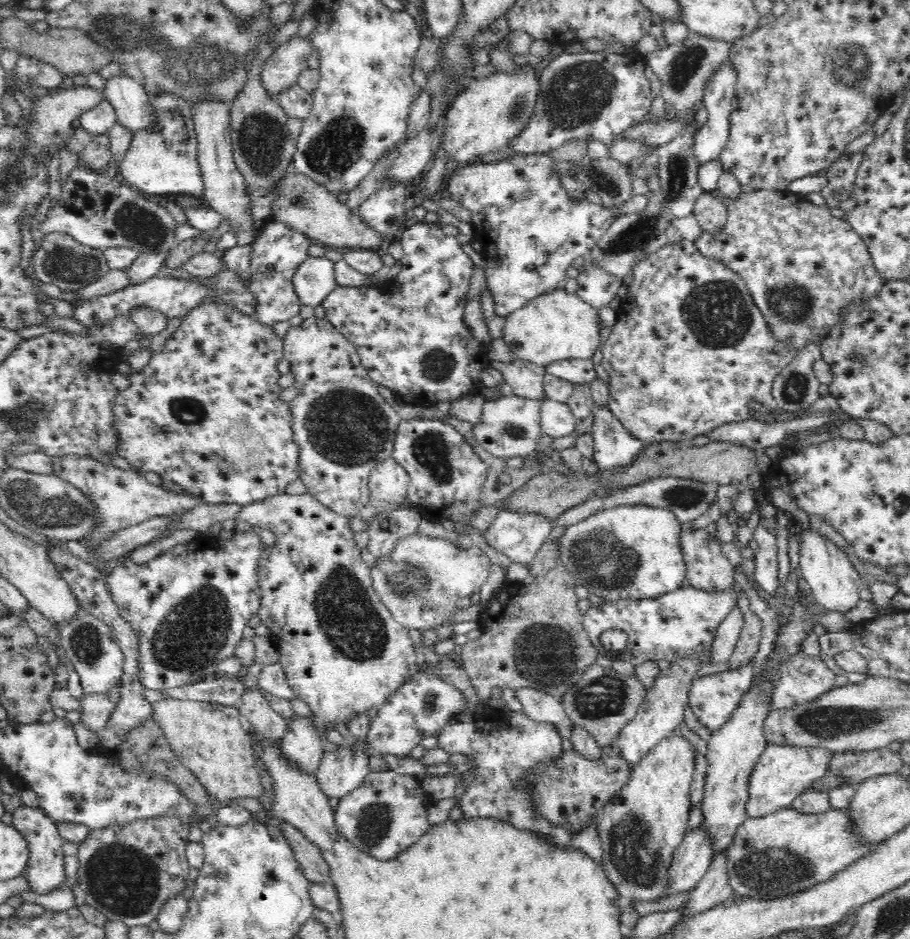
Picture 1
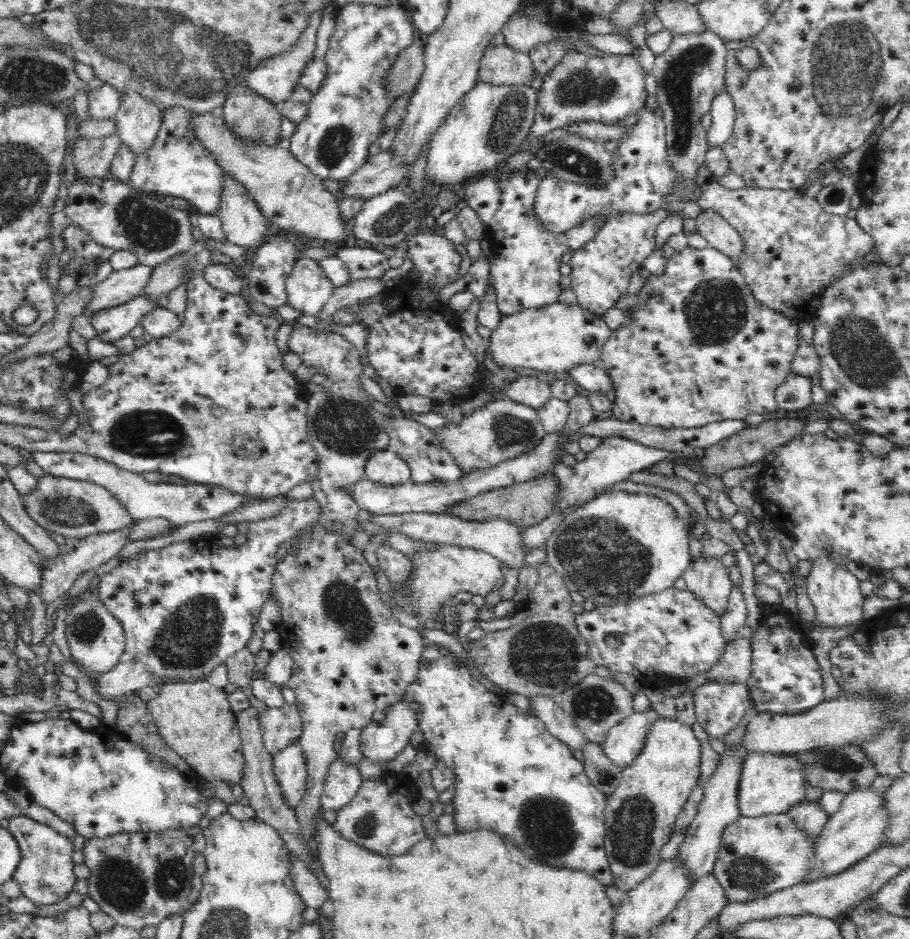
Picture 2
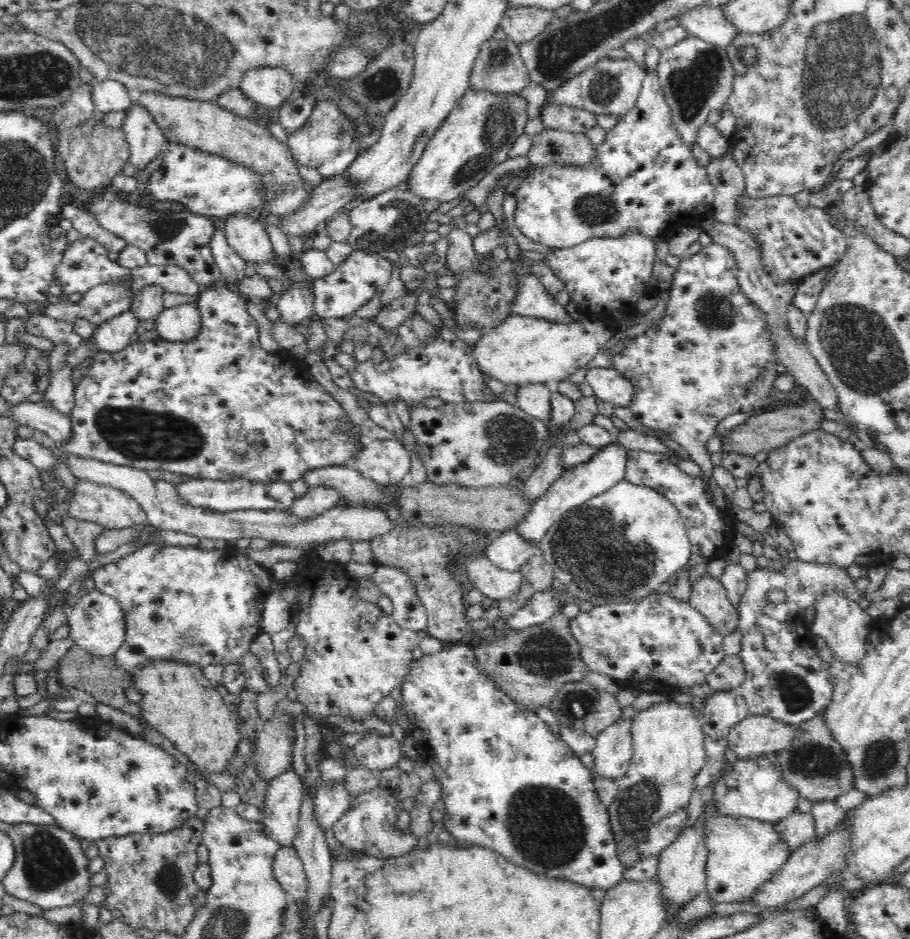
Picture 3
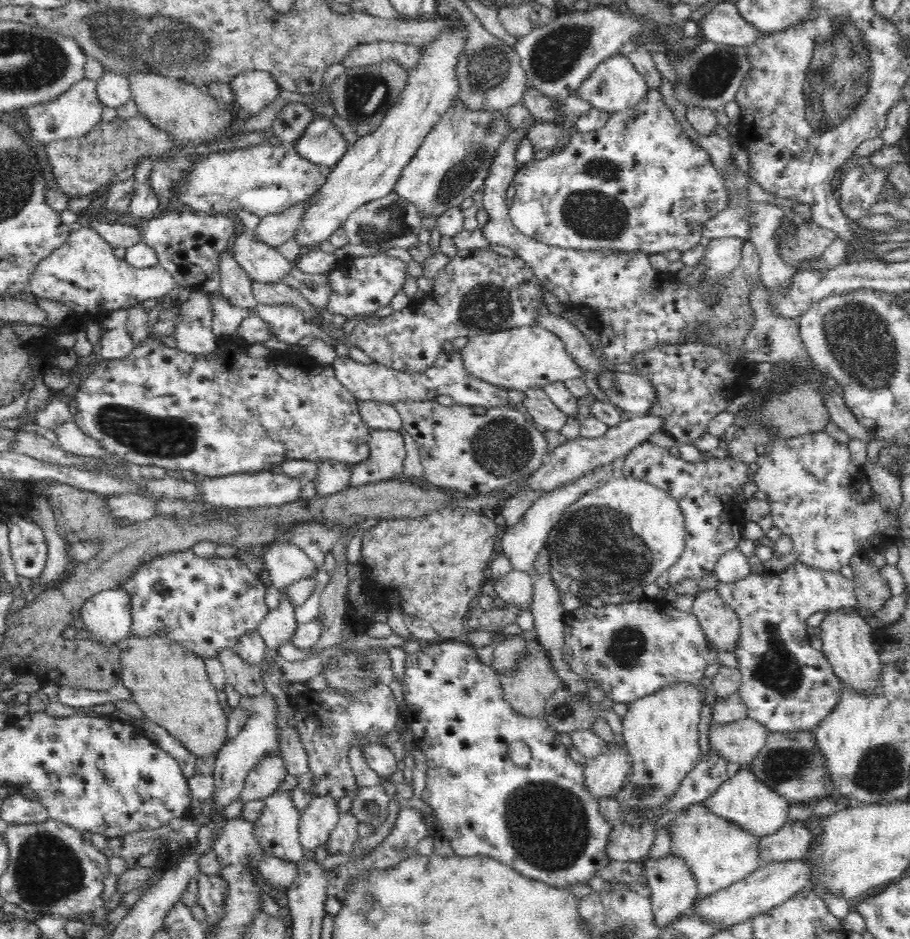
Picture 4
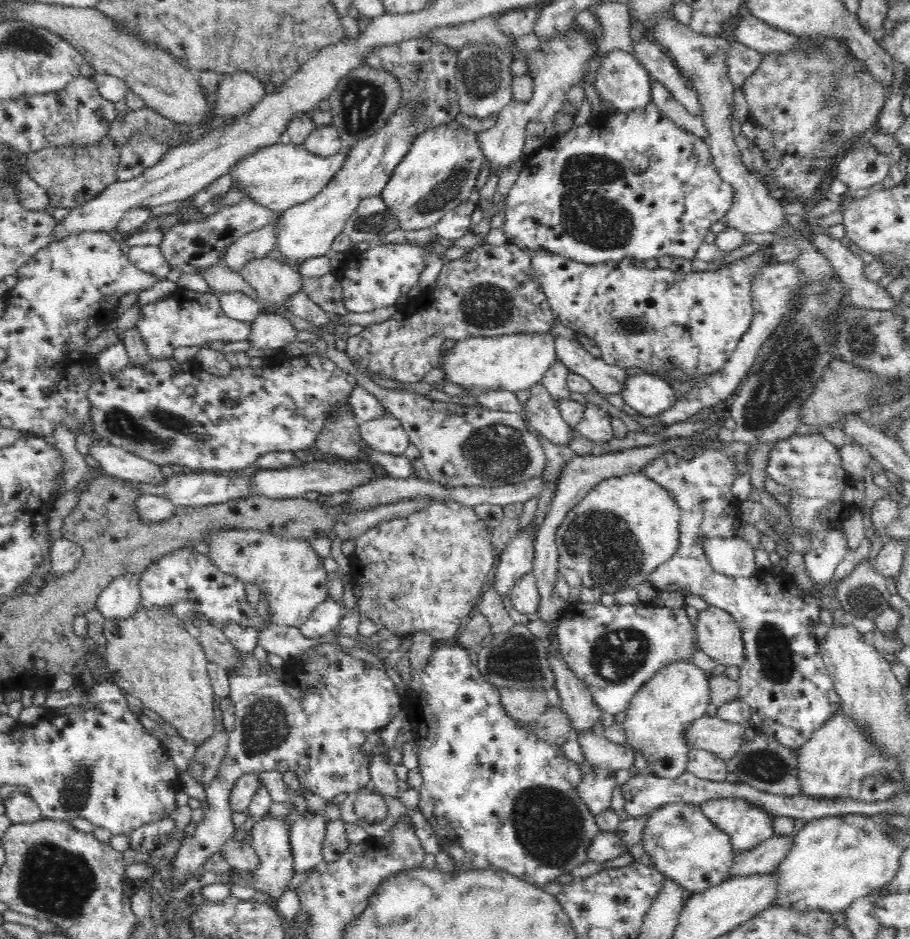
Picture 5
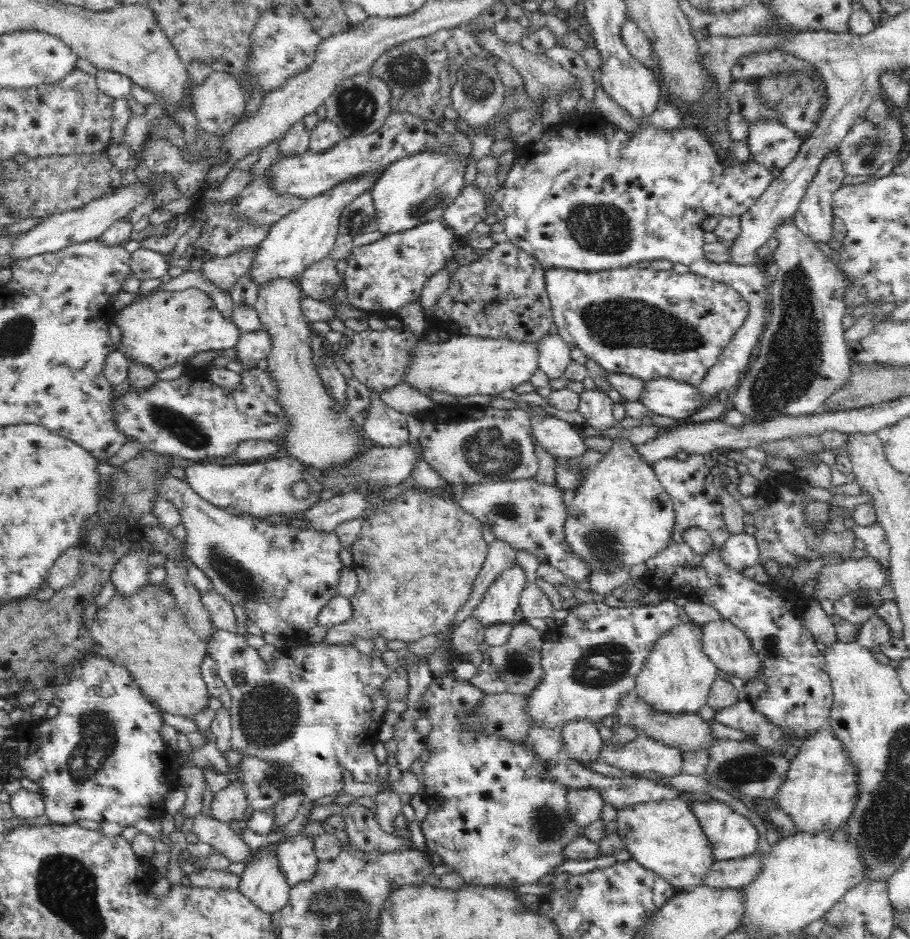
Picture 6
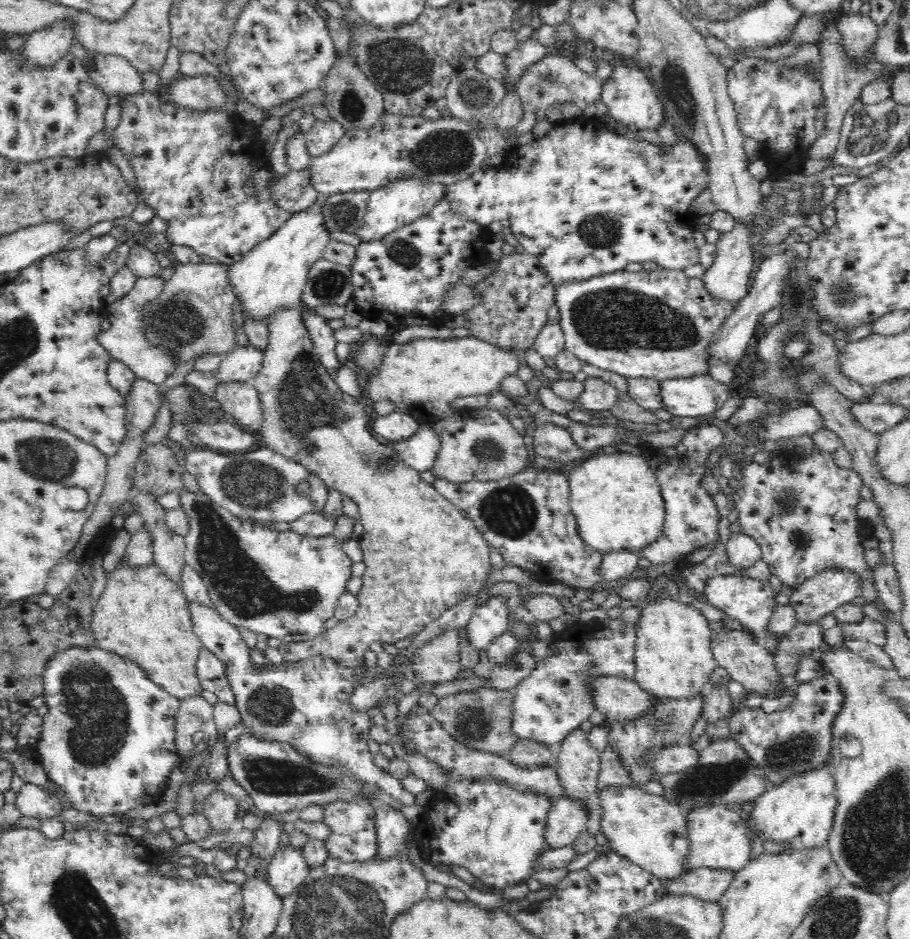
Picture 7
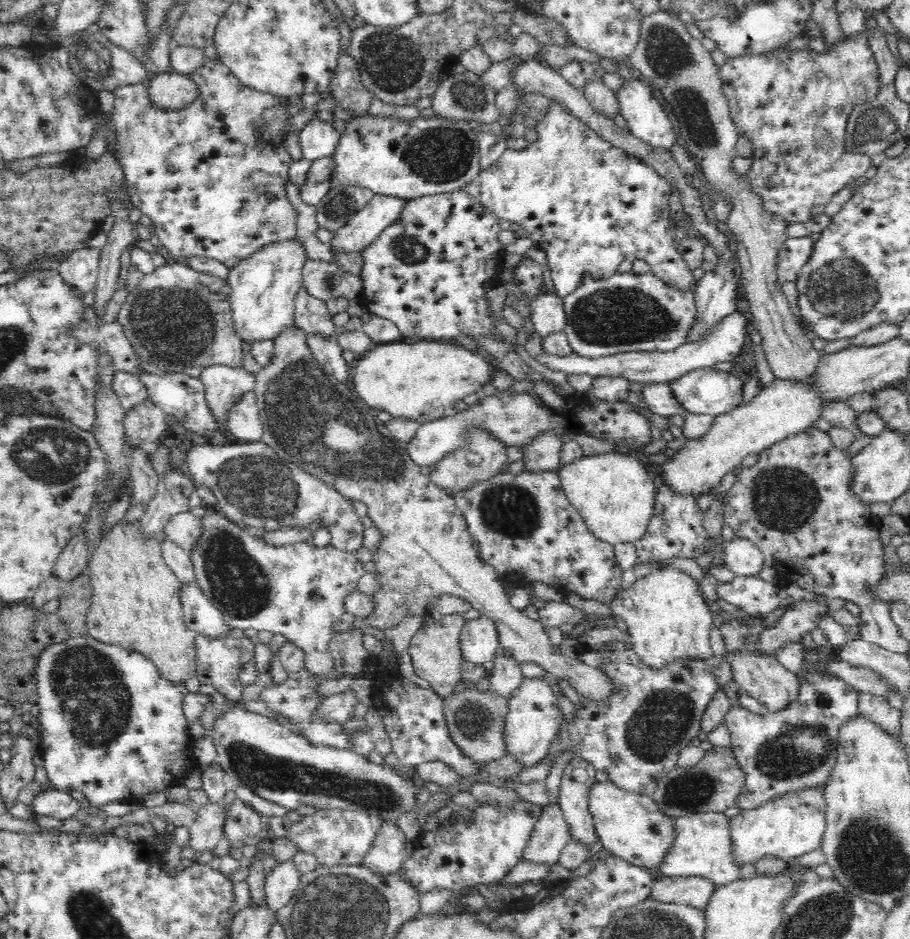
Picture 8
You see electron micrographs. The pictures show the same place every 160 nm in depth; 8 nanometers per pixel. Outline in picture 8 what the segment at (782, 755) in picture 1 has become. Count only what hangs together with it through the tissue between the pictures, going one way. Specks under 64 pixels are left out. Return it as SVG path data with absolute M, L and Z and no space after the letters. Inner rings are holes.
M721 812L688 813L673 820L673 832L676 833L671 847L665 852L664 858L656 868L651 870L655 877L679 879L697 876L711 880L716 887L740 880L741 869L736 866L731 855L729 839L729 820Z

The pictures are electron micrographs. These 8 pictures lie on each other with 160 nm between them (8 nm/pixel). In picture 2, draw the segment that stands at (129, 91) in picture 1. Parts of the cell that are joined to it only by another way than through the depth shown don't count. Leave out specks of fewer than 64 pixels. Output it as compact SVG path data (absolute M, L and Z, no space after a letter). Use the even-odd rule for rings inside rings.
M137 92L126 94L122 98L119 112L115 115L117 136L128 147L135 157L148 153L156 143L163 122L163 112L151 101L137 95Z

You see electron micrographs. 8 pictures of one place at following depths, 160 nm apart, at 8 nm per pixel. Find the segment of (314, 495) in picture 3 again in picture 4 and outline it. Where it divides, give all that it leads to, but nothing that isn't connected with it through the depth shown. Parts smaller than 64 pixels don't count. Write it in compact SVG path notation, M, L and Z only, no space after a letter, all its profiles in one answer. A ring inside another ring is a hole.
M320 459L316 463L317 473L313 483L318 495L328 496L348 487L355 465L334 459Z

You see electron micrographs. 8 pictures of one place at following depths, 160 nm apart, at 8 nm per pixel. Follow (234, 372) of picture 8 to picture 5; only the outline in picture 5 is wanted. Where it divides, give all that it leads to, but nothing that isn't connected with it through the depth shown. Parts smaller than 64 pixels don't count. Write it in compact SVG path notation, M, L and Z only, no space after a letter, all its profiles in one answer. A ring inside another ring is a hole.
M260 312L251 324L247 340L252 348L278 351L296 340L296 334L296 328L284 316Z

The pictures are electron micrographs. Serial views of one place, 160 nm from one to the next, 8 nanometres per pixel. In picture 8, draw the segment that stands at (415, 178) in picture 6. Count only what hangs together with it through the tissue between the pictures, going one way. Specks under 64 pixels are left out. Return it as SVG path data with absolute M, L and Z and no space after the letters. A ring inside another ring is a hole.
M374 194L364 209L344 226L333 231L333 237L328 242L329 249L333 254L361 253L380 236L384 228L398 221L406 202L402 198Z

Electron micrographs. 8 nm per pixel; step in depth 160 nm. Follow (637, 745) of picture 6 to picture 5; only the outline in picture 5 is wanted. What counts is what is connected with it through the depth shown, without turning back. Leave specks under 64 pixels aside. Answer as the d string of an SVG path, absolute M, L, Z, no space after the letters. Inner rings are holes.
M584 732L582 736L578 734L577 742L593 768L630 770L636 762L636 756L640 756L640 751L634 750L630 745L609 741L604 734Z

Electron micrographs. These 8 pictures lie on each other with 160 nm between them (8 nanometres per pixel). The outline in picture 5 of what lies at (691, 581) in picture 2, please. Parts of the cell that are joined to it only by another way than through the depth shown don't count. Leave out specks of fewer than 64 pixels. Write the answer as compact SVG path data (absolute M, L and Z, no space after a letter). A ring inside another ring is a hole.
M709 606L698 614L696 642L718 664L741 667L746 662L742 630L728 612Z

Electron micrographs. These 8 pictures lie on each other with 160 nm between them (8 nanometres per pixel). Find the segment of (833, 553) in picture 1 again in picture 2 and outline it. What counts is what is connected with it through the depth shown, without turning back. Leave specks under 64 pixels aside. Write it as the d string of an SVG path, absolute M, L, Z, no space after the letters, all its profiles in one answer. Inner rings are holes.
M820 556L818 561L812 562L812 570L807 576L808 597L816 609L816 618L809 625L809 629L832 628L832 630L846 630L856 628L864 622L864 598L860 591L860 580L855 578L846 568L834 563L832 558Z

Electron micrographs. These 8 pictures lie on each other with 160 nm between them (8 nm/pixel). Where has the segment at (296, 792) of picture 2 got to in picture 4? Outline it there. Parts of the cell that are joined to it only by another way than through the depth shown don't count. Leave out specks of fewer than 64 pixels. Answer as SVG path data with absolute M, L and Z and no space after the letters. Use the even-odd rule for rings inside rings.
M277 789L264 799L264 810L253 822L252 833L256 837L257 846L260 846L263 854L279 858L285 863L295 864L302 860L306 854L300 845L299 814L292 804L290 791Z

